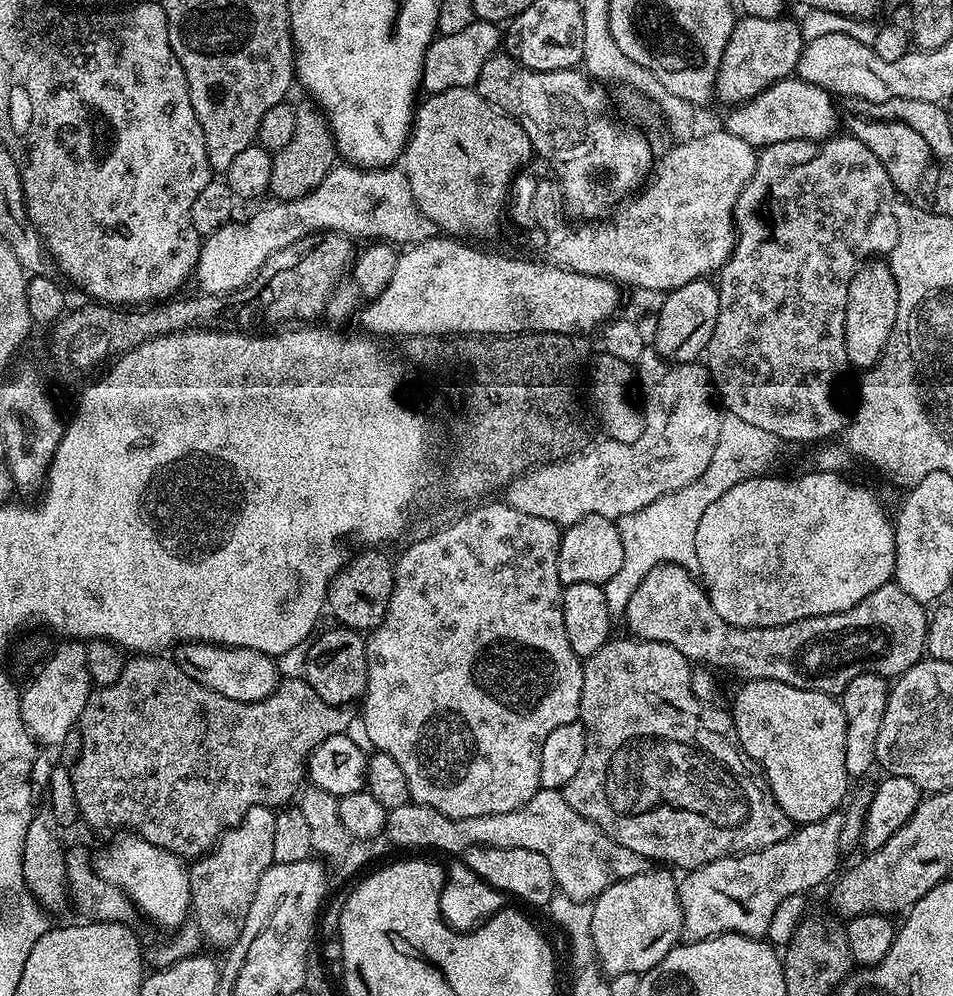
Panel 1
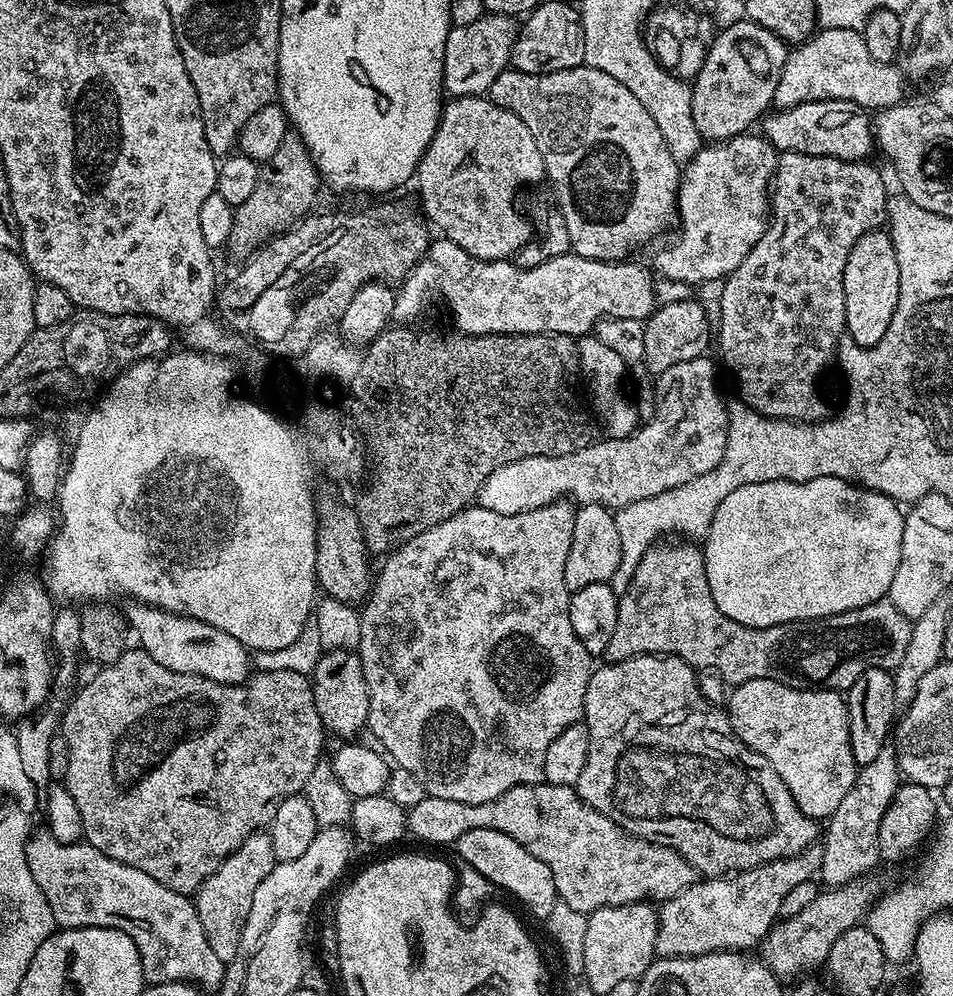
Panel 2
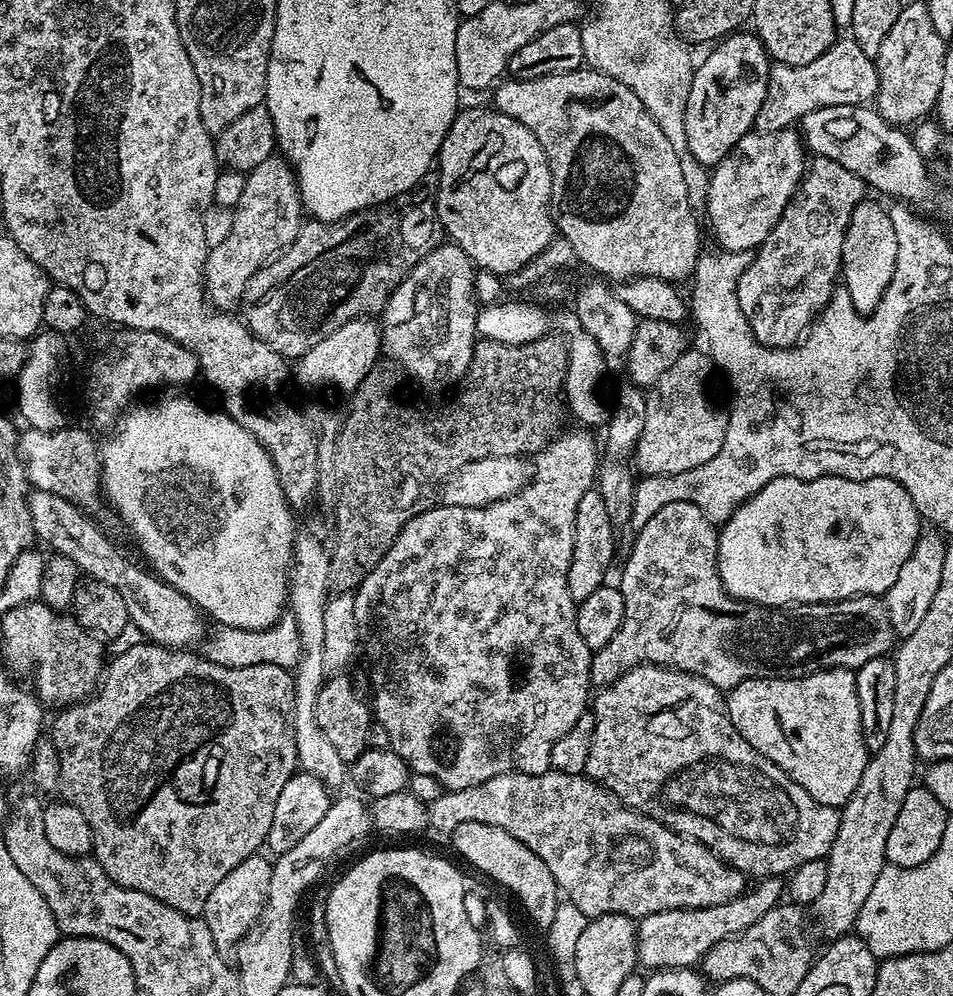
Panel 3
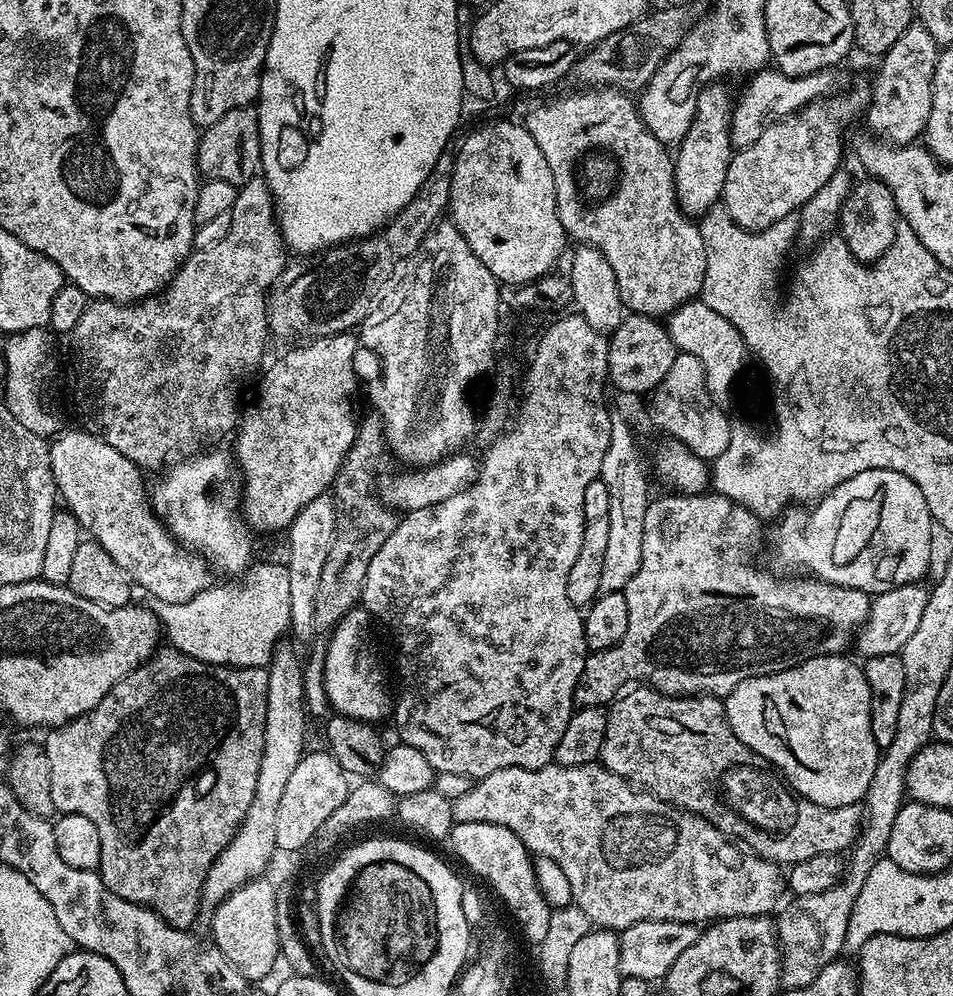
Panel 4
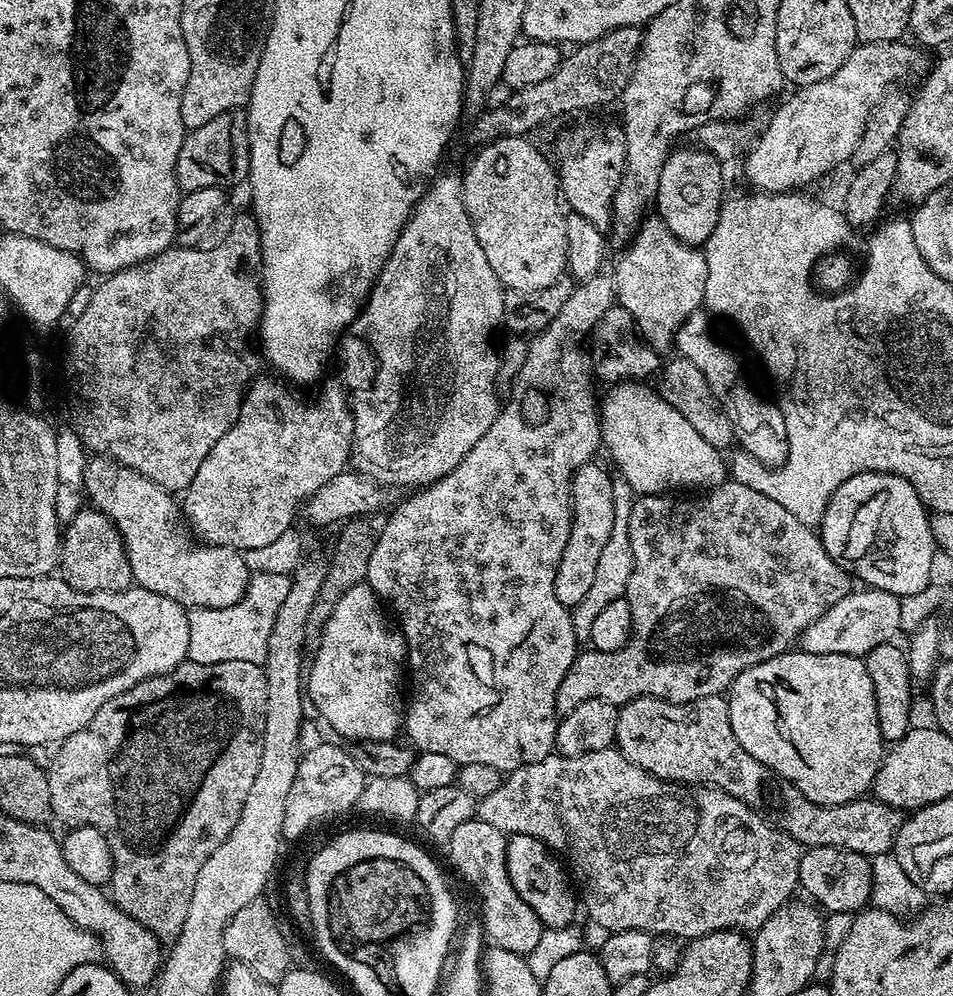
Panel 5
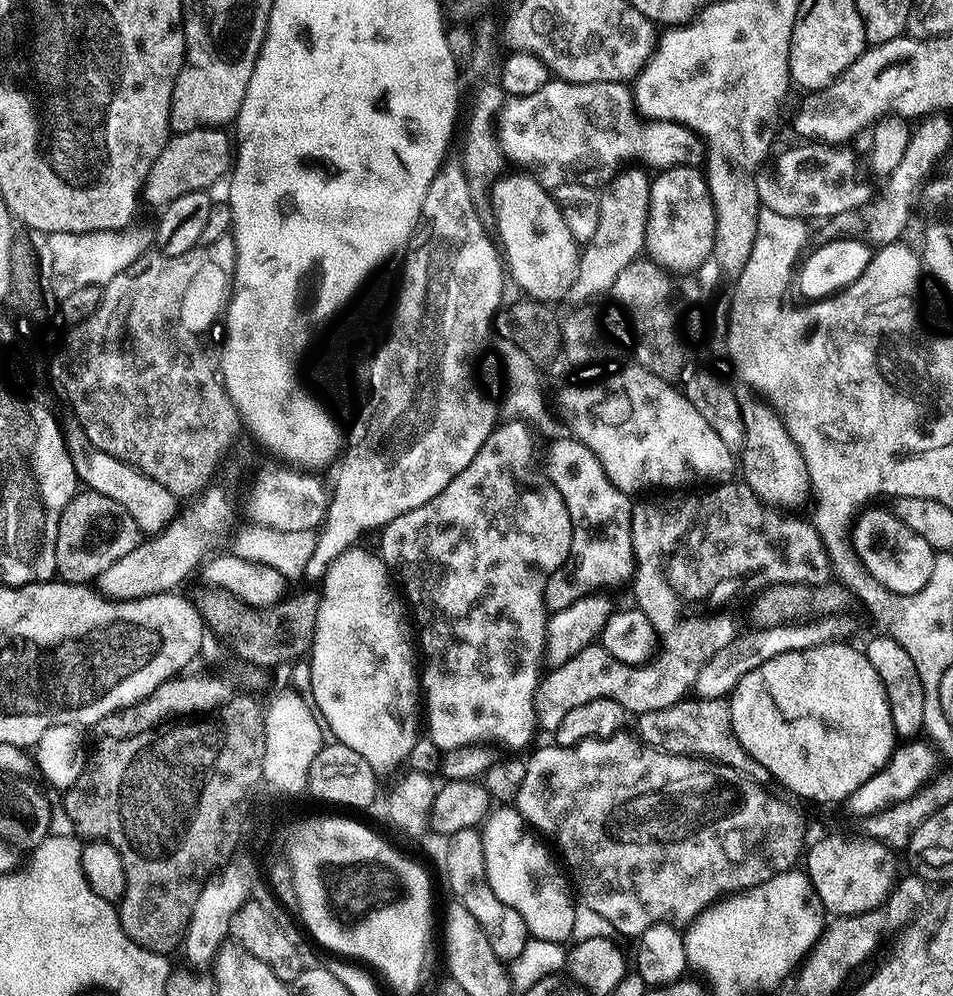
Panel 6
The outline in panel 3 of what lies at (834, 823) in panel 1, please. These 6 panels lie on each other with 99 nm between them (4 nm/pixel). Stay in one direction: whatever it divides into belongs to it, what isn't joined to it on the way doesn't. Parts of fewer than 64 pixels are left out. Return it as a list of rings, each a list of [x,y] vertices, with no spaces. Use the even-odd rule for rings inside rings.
[[[760,878],[740,896],[730,902],[722,902],[718,906],[705,908],[679,908],[678,910],[662,910],[658,914],[639,917],[636,925],[636,958],[648,970],[661,968],[692,968],[703,961],[711,948],[718,942],[729,940],[742,930],[754,926],[762,914],[781,903],[786,892],[786,884],[780,878]]]

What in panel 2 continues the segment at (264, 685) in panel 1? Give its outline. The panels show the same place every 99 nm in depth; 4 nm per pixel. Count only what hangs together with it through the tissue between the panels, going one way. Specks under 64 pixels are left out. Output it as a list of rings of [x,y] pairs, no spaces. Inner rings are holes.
[[[129,603],[126,619],[131,631],[154,662],[166,666],[166,670],[178,670],[178,674],[198,674],[223,684],[243,684],[250,675],[250,652],[238,638],[218,630],[193,616],[181,616],[179,612],[168,612],[155,608],[153,604]]]

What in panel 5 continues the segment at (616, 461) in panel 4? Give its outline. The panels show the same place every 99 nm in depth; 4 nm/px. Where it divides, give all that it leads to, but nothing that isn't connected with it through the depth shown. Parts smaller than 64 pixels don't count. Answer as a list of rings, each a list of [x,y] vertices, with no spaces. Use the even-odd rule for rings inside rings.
[[[619,478],[613,479],[612,489],[614,490],[614,530],[610,530],[610,538],[607,540],[606,546],[602,546],[602,554],[598,558],[598,567],[594,570],[594,583],[590,586],[590,590],[586,590],[586,598],[582,598],[582,602],[578,602],[578,606],[570,609],[572,633],[580,642],[590,641],[590,630],[604,607],[610,606],[610,602],[615,600],[625,599],[630,574],[634,566],[634,554],[632,553],[630,530],[628,529],[634,493],[632,487],[625,480]]]

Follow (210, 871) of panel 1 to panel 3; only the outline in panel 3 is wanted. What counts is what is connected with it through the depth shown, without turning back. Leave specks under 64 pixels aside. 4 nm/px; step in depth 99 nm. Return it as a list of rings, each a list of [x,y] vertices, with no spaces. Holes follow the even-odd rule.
[[[264,854],[246,858],[238,862],[238,866],[234,866],[234,870],[230,870],[230,874],[226,874],[226,878],[214,886],[214,890],[210,890],[202,918],[210,930],[210,938],[214,938],[214,946],[220,956],[231,957],[262,914],[272,877],[272,865],[273,861]]]

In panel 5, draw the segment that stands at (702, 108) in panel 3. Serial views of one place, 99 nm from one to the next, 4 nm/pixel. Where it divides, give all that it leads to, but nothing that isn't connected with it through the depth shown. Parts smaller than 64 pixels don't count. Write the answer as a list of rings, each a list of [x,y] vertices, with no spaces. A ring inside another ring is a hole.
[[[691,146],[669,151],[658,178],[658,190],[654,197],[654,208],[662,223],[682,242],[702,246],[714,234],[714,226],[720,217],[720,206],[725,199],[725,165],[705,148]]]

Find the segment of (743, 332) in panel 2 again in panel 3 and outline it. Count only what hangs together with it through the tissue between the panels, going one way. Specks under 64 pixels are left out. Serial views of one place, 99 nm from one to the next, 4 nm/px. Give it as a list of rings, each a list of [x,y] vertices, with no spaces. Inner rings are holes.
[[[816,158],[807,165],[803,180],[796,187],[792,200],[786,206],[782,218],[770,230],[770,234],[748,261],[748,268],[736,283],[738,306],[759,344],[768,348],[791,348],[800,343],[803,335],[833,299],[832,287],[837,287],[840,276],[840,259],[842,258],[842,242],[846,234],[846,226],[850,222],[850,214],[854,214],[854,206],[865,199],[866,185],[858,174],[850,174],[846,166],[838,166],[838,162],[830,162]]]

